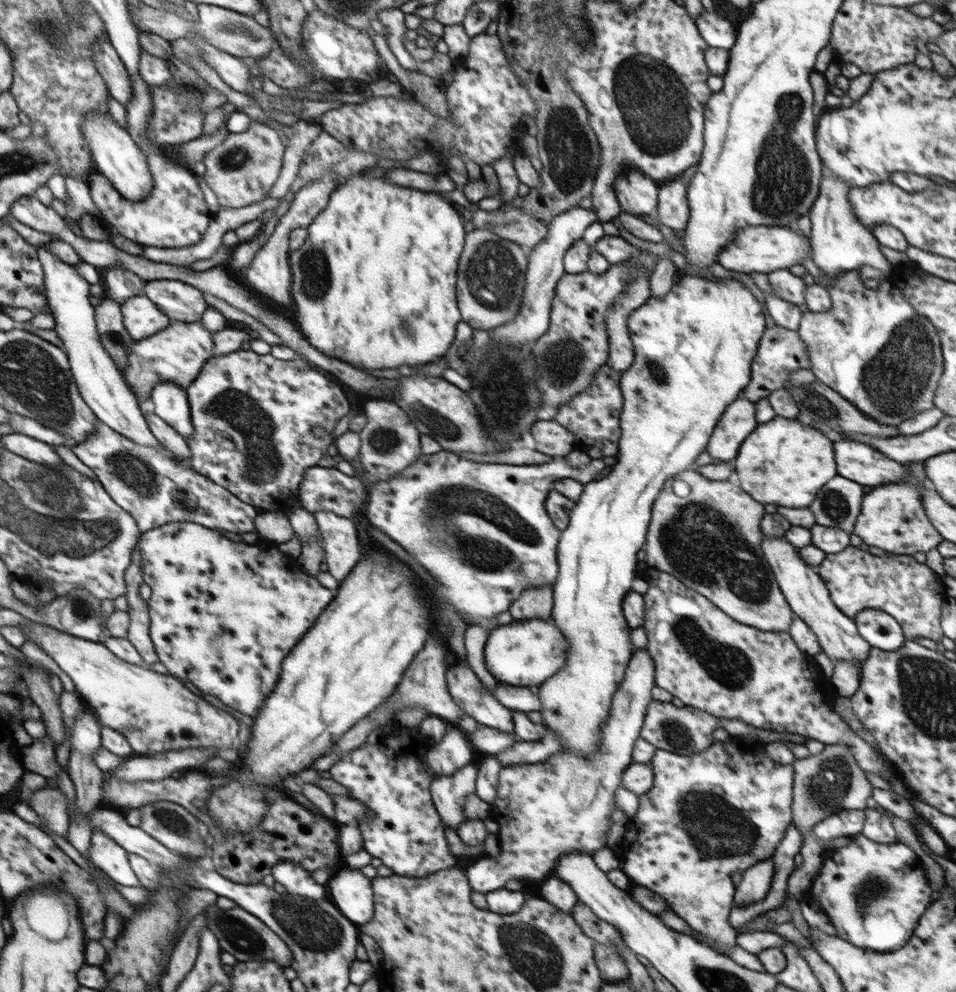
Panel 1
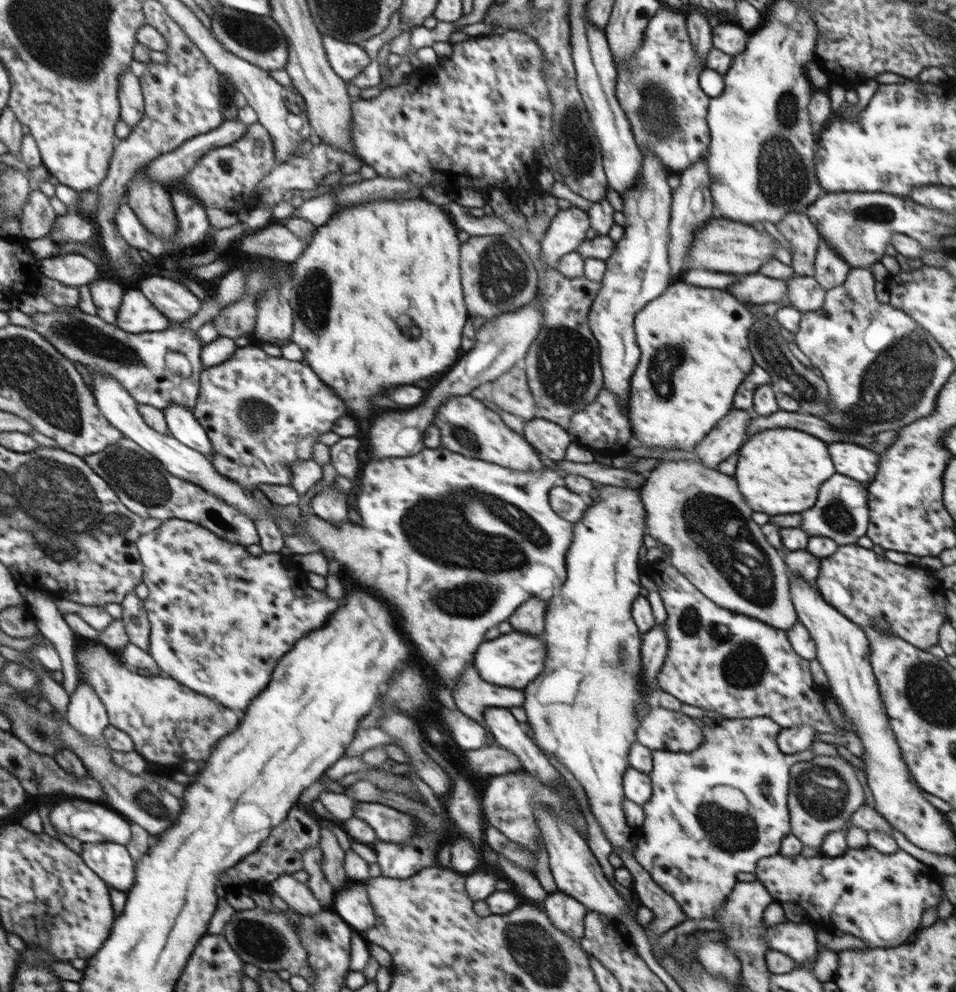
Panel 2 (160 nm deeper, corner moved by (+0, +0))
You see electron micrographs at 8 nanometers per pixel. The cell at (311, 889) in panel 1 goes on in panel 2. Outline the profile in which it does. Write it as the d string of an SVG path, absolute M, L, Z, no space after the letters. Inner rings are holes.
M281 874L270 883L272 893L278 894L286 904L290 904L300 914L318 914L323 906L309 891L305 883L296 881L292 874Z

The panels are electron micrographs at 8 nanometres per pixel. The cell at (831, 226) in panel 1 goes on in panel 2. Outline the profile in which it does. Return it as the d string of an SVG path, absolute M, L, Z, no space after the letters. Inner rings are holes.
M823 239L815 258L815 280L826 290L844 284L851 266Z

